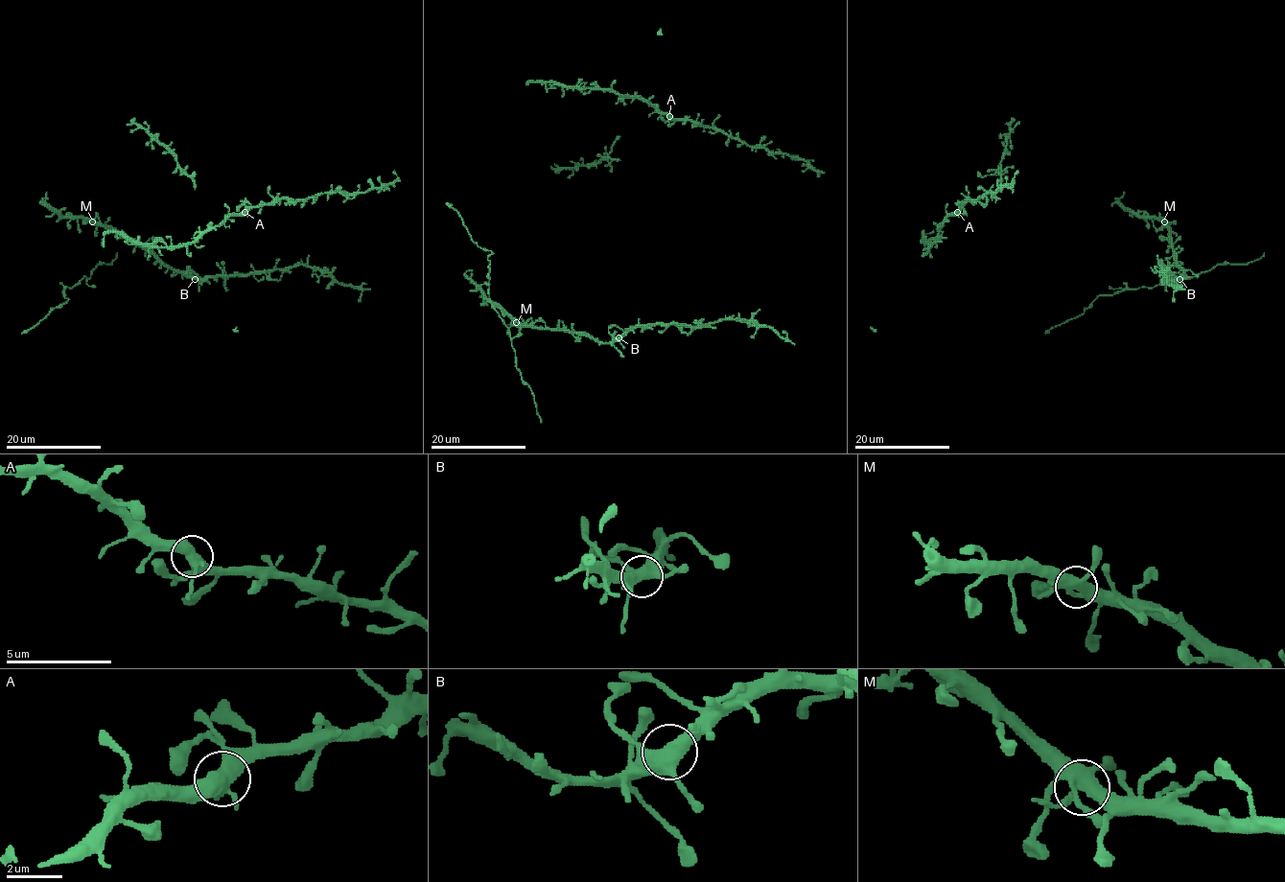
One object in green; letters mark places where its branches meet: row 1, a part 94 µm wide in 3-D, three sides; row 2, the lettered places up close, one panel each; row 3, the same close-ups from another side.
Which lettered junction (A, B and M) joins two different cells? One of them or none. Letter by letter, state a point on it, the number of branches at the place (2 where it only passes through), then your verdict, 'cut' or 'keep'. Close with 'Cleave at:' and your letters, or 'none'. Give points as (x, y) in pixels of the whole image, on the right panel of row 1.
A: at (957, 212); 4 branches meet; keep
B: at (1179, 279); 4 branches meet; keep
M: at (1164, 221); 4 branches meet; keep
Cleave at: none

